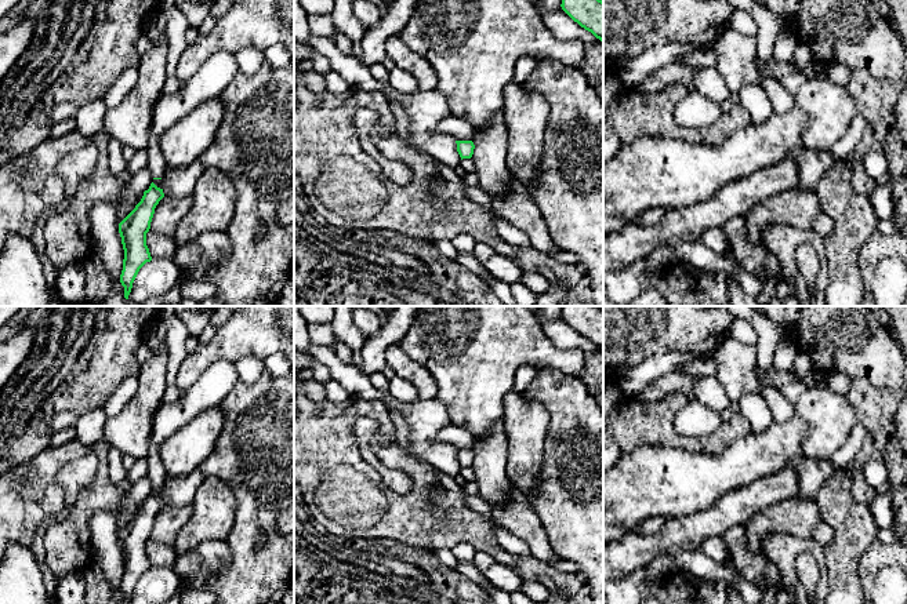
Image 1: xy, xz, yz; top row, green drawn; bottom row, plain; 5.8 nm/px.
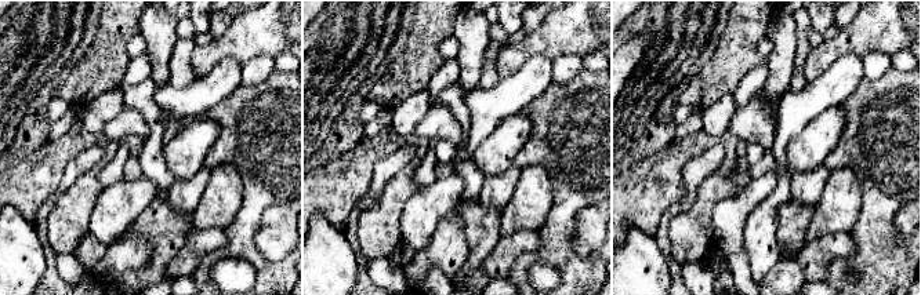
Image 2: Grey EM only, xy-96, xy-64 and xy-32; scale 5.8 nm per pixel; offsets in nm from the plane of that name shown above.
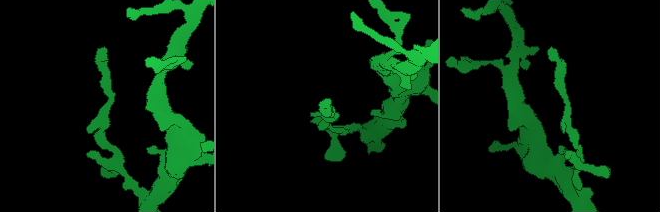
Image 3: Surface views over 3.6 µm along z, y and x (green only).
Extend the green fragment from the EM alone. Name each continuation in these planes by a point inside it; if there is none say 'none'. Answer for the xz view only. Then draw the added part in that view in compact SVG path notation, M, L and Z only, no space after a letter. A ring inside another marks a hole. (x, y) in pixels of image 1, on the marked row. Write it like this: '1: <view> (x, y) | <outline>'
none

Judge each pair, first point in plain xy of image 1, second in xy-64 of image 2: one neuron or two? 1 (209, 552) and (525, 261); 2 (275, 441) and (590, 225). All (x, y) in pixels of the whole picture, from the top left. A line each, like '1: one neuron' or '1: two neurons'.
1: two neurons
2: two neurons

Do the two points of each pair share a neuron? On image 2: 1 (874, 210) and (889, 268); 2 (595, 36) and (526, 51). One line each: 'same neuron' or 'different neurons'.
1: same neuron
2: same neuron

